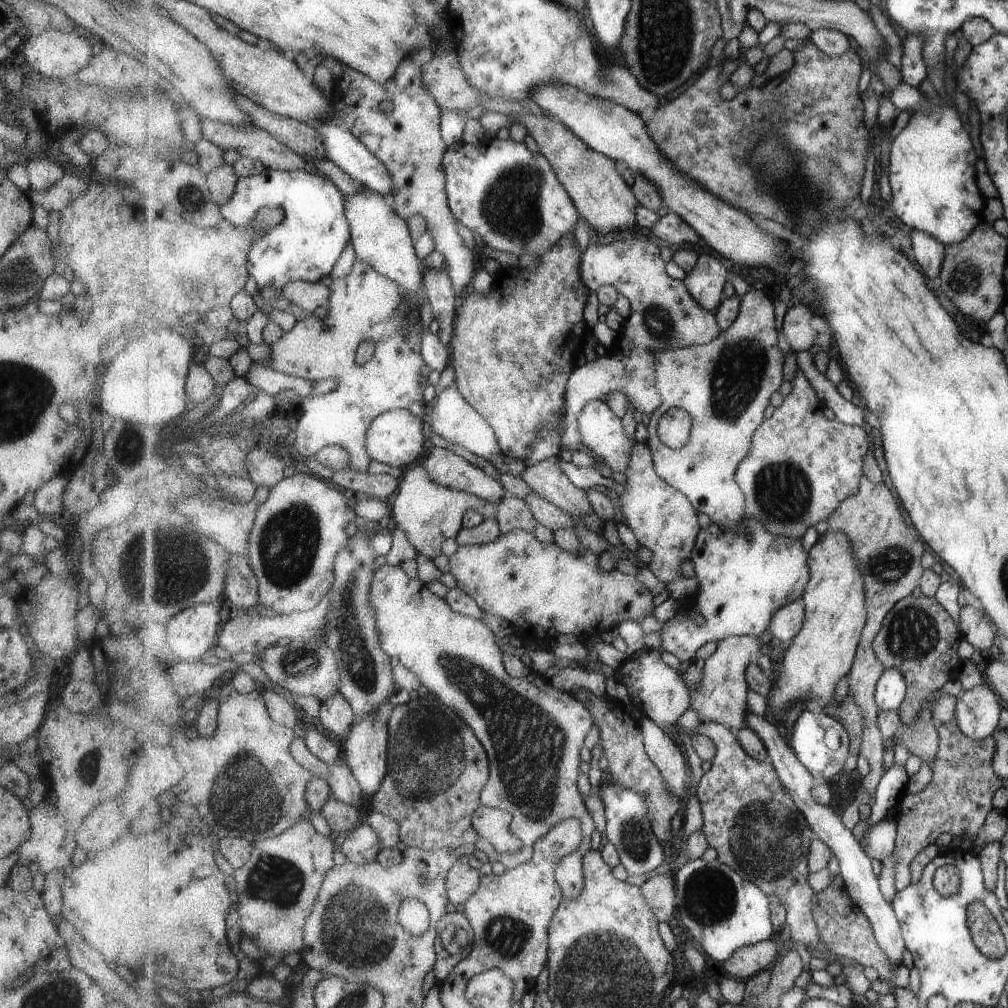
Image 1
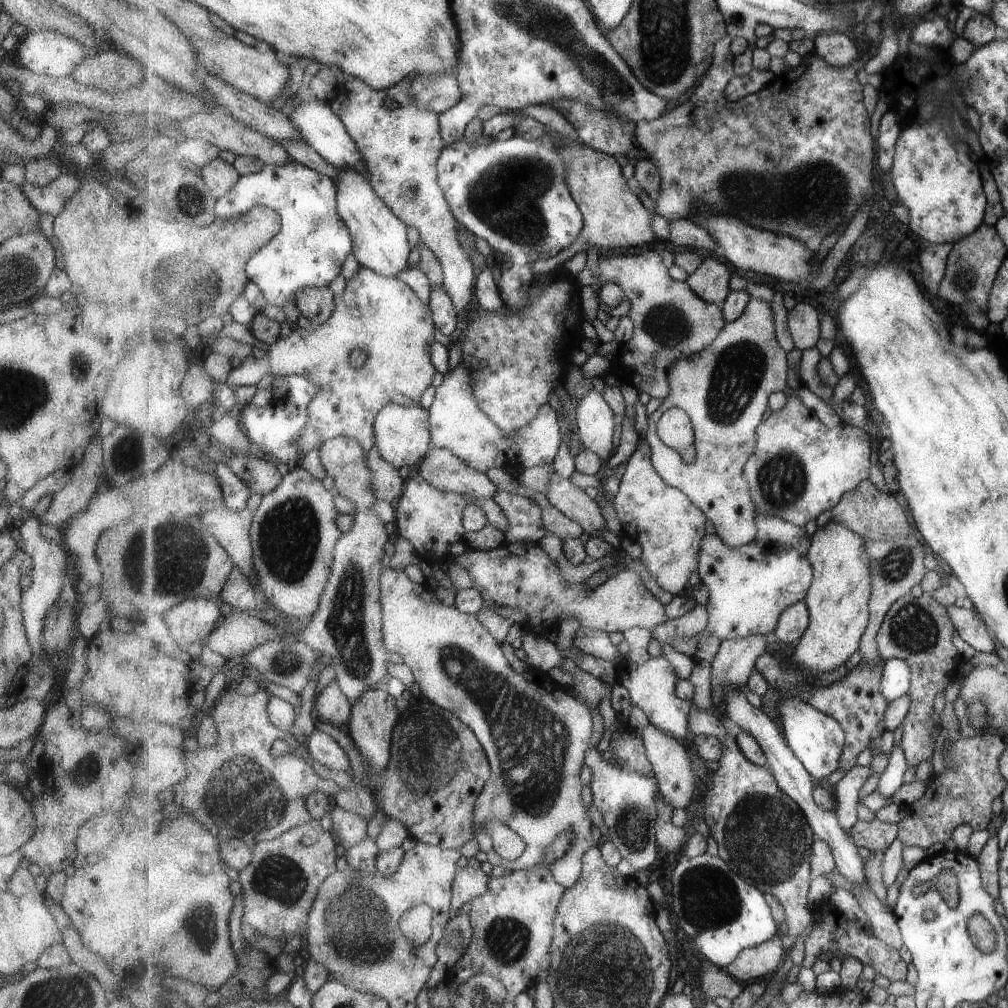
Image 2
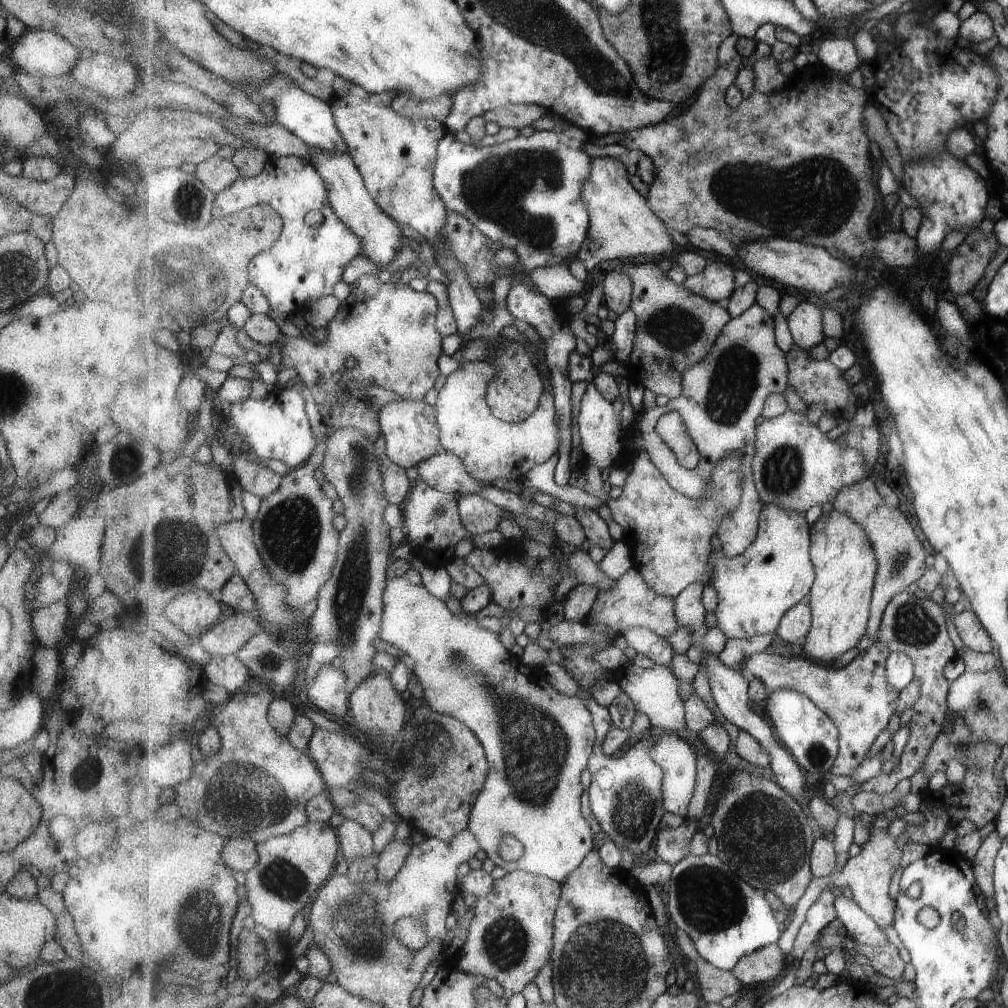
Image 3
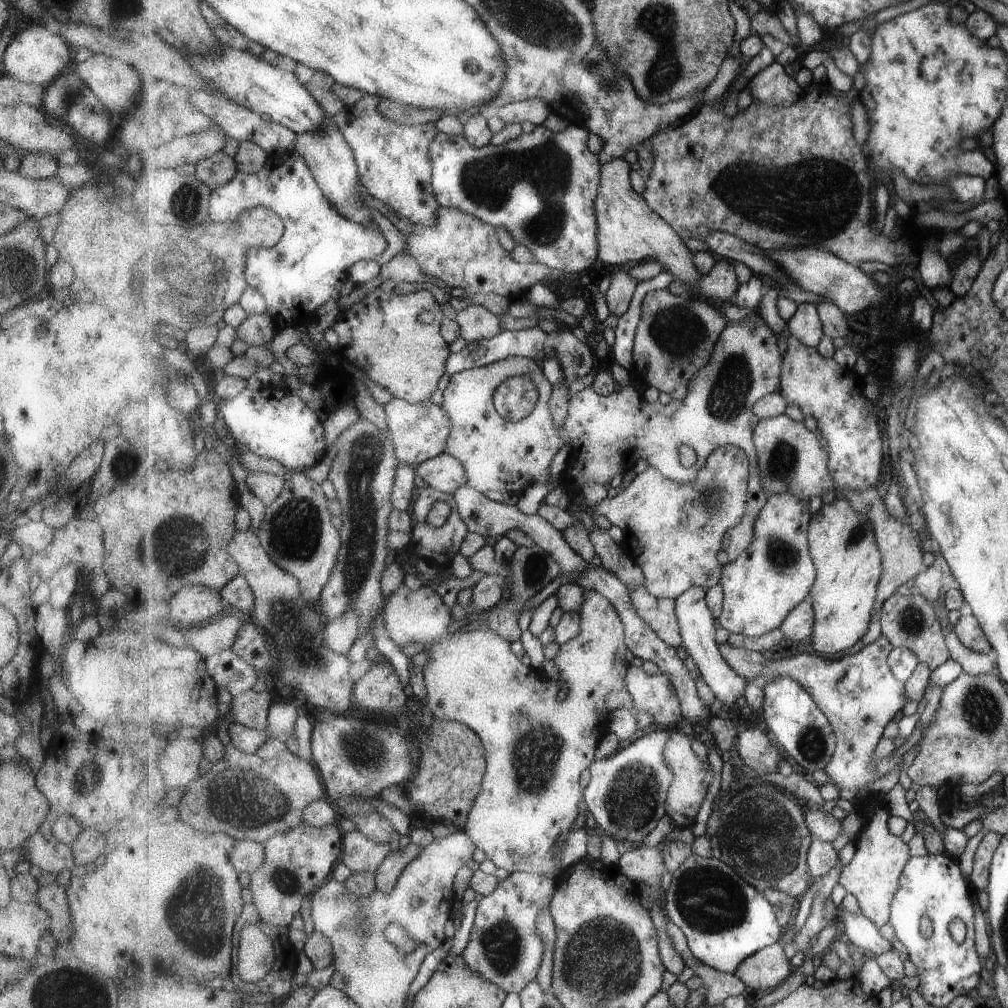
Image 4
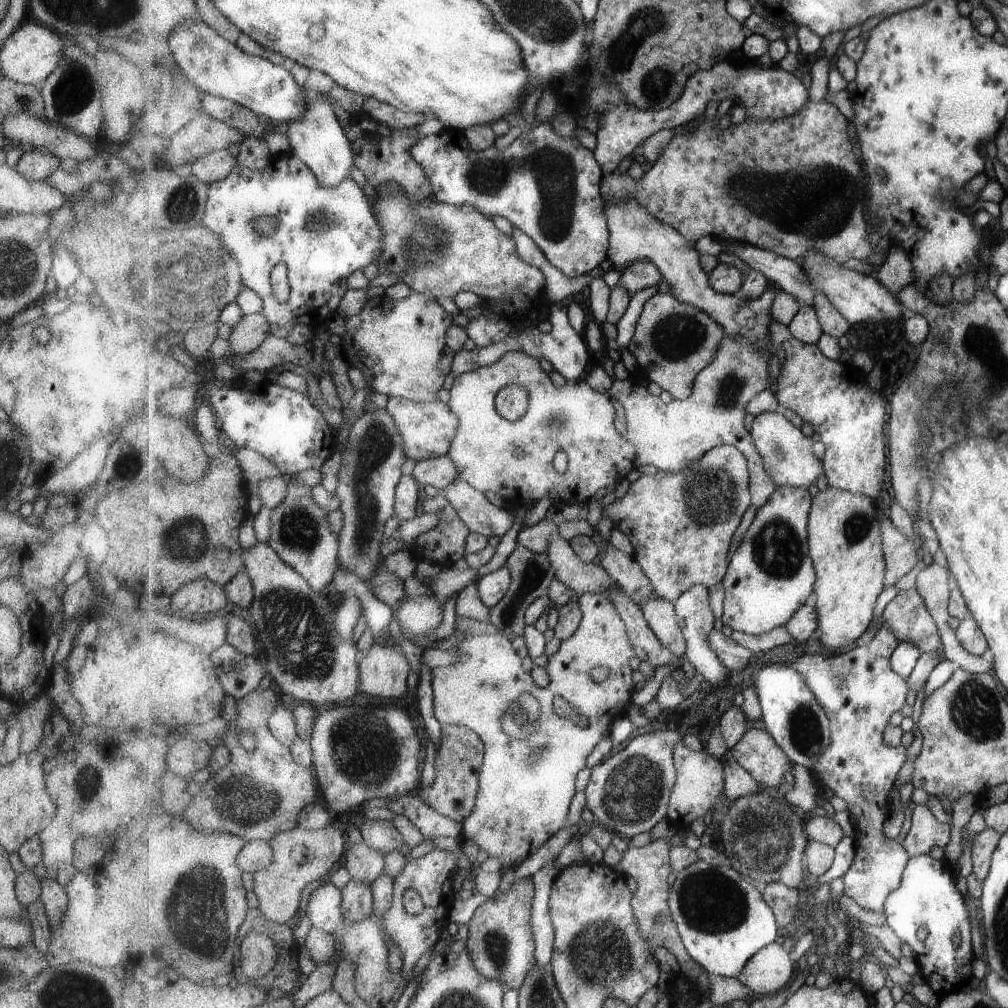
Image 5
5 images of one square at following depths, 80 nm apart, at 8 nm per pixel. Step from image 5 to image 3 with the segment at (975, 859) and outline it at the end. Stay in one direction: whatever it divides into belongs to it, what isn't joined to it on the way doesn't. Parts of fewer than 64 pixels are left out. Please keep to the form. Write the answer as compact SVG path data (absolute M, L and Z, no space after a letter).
M995 829L984 838L981 848L977 851L972 861L979 888L989 898L994 898L995 896L994 866L1002 843L1001 836Z

